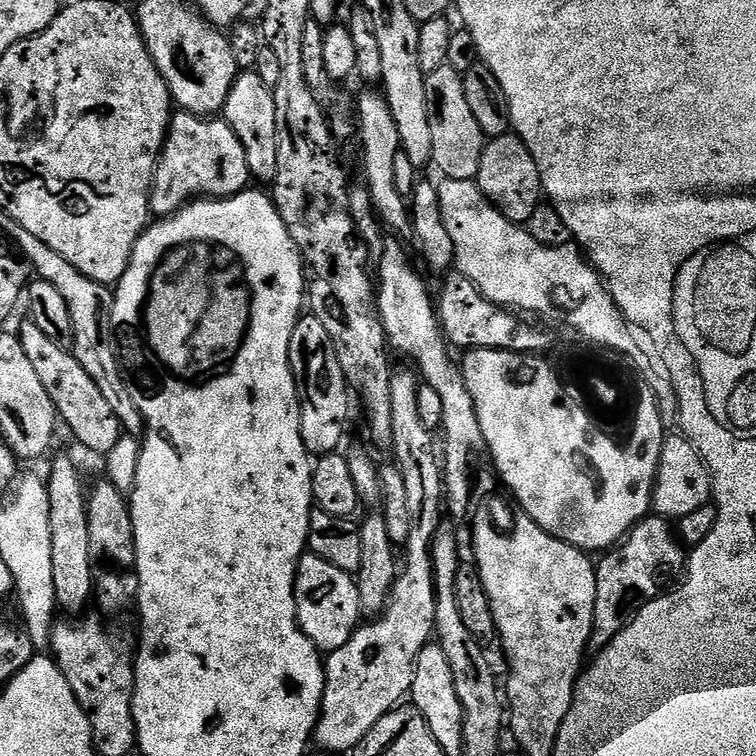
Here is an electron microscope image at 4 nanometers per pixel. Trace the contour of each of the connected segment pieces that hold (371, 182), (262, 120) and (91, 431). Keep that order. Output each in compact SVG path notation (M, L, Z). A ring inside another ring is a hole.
M383 91L364 92L360 97L355 97L354 111L358 125L358 141L364 151L364 180L373 209L379 223L389 233L407 233L410 228L410 208L406 203L406 197L398 194L394 186L394 161L398 159L400 151L400 139L398 138L398 126L394 126L394 117L390 114L390 106L386 102Z
M254 70L239 73L230 86L230 98L226 98L222 116L238 134L238 142L242 142L242 150L246 150L246 162L252 171L252 180L271 182L276 178L278 170L278 113L274 110L273 87L266 85Z
M24 322L18 329L18 335L22 350L26 350L26 358L30 358L42 387L46 389L46 394L50 394L50 402L54 402L63 427L65 424L72 431L73 438L88 452L107 454L114 450L122 435L120 423L114 410L110 410L106 403L106 398L102 398L102 390L94 386L94 378L82 370L82 362L78 362L69 349L50 342L50 338L46 338L46 334L42 334L42 330L31 322Z

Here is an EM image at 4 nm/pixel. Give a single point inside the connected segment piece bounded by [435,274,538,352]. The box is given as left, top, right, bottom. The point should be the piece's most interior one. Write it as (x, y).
(469, 320)

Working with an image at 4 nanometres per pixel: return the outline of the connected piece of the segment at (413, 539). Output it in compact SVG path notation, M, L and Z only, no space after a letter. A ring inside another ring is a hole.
M397 367L392 374L392 381L390 382L390 406L392 407L392 415L394 421L394 442L392 443L390 452L394 454L394 463L402 470L402 478L406 478L406 506L410 509L410 538L406 538L406 542L402 546L402 567L399 569L396 581L392 587L392 593L388 599L388 605L384 608L384 613L381 616L369 619L367 622L361 623L357 627L356 632L350 638L350 642L346 642L346 646L338 646L338 650L327 653L324 660L324 693L322 694L322 706L318 710L316 717L316 731L314 733L314 744L321 748L324 752L344 752L344 754L351 753L353 748L358 746L358 742L362 742L362 738L366 738L366 734L370 734L370 730L374 730L374 726L378 726L378 722L387 712L392 711L401 703L400 700L409 695L412 691L412 683L414 682L414 670L418 662L418 654L422 654L422 650L433 639L436 631L436 623L434 622L434 606L436 605L436 591L434 590L434 566L432 565L432 543L434 542L434 534L437 529L441 527L442 520L440 520L440 508L442 512L442 505L445 503L446 497L444 495L444 473L442 471L442 460L438 455L438 444L432 441L434 436L433 429L426 426L426 422L422 422L421 416L418 414L418 390L420 384L418 383L418 376L411 367L399 368Z

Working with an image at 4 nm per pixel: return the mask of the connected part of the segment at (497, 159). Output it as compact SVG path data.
M515 134L494 137L485 143L482 150L482 162L478 166L478 174L474 183L480 187L480 193L506 219L521 226L529 223L527 220L535 214L540 200L542 204L538 162L534 162L530 150L526 150L524 141Z

